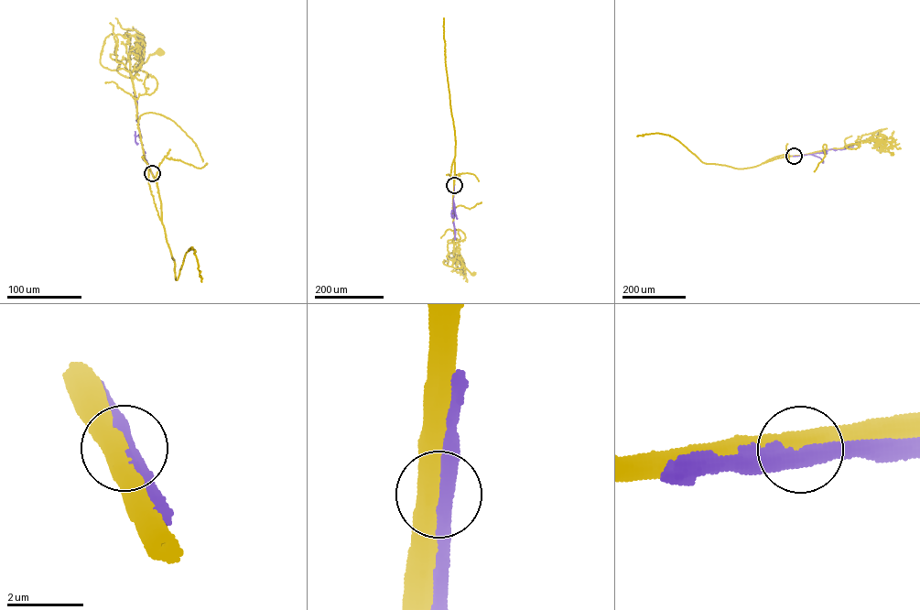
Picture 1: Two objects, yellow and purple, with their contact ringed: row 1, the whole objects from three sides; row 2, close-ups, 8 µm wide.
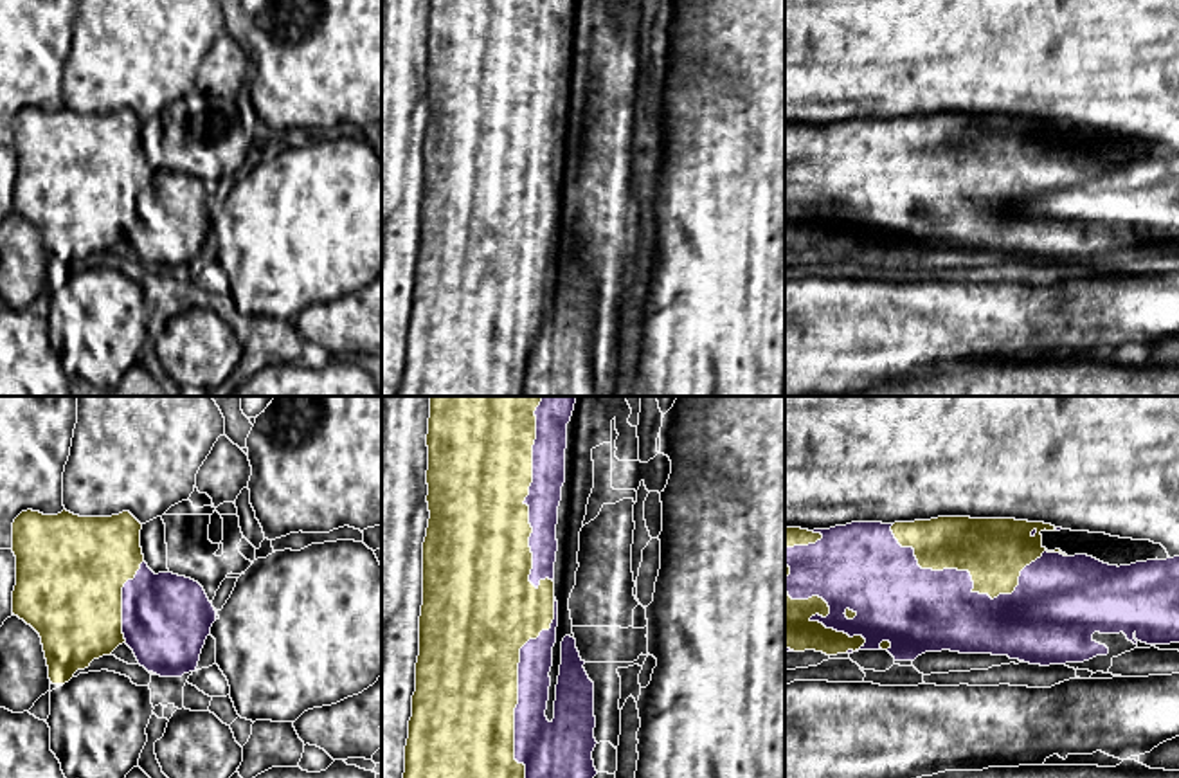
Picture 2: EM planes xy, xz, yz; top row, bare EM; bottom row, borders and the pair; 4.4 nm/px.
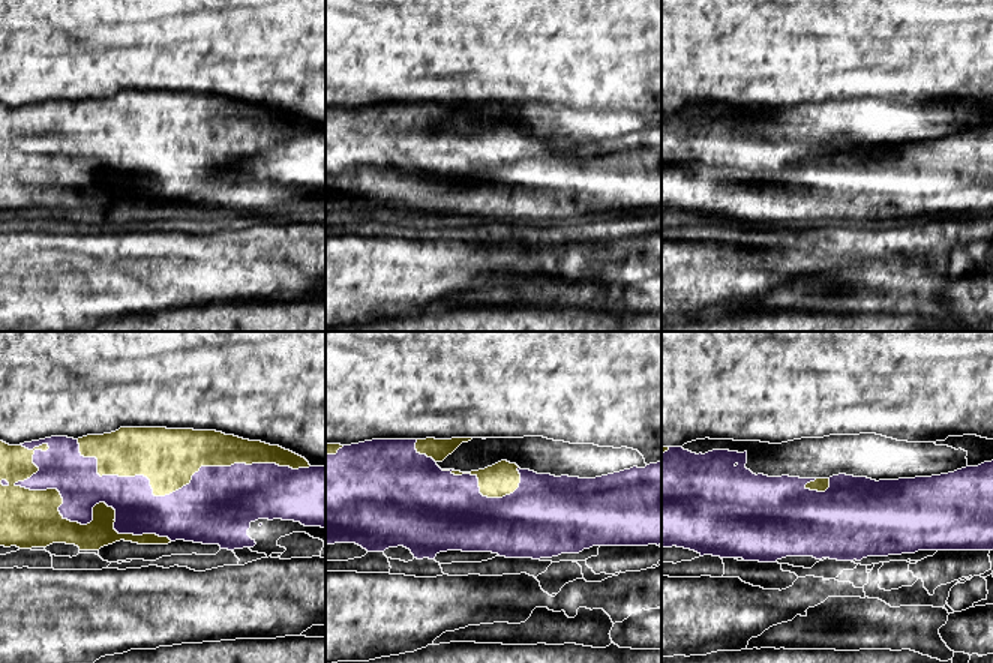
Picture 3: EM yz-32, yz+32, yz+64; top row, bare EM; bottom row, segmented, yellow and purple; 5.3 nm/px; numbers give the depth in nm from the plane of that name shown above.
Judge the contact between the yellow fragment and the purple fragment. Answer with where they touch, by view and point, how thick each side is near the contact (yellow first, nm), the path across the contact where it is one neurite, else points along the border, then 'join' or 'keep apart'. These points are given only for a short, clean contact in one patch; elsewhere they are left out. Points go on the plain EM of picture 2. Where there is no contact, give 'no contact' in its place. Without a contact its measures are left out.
contact yz (974, 182); calibres 300 and 360 nm; keep apart

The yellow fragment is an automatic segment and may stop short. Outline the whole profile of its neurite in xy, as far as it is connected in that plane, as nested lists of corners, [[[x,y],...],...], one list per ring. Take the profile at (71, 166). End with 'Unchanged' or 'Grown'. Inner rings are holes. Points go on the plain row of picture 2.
[[[67,106],[58,112],[22,108],[13,119],[16,182],[13,211],[41,234],[49,276],[68,279],[94,256],[110,252],[126,240],[122,231],[122,184],[133,176],[144,158],[142,121],[122,108],[112,113],[79,113]]]. Unchanged

